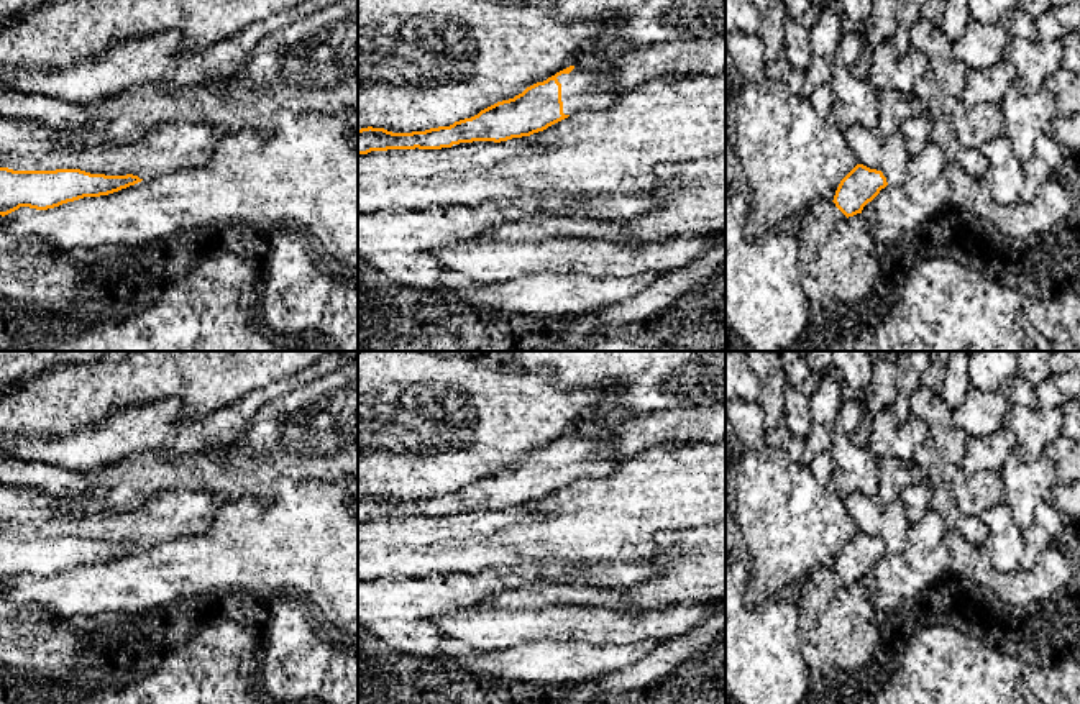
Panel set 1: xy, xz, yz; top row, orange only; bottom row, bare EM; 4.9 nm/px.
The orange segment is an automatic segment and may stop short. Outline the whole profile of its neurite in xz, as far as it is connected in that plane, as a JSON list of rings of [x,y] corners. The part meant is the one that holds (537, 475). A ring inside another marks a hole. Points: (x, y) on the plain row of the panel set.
[[[583,428],[514,466],[497,469],[471,486],[425,499],[392,501],[384,496],[358,497],[358,523],[387,517],[442,517],[473,509],[507,509],[530,504],[579,478],[604,478],[625,461],[616,438],[599,438]]]

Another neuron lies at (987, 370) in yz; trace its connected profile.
[[[972,351],[967,371],[972,387],[995,392],[1018,374],[1018,356],[1014,351]]]

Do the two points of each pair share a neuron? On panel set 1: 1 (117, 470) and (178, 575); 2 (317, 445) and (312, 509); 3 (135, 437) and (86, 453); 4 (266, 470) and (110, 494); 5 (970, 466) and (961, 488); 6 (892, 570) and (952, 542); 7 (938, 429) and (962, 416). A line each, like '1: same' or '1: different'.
1: different
2: different
3: same
4: same
5: different
6: different
7: different

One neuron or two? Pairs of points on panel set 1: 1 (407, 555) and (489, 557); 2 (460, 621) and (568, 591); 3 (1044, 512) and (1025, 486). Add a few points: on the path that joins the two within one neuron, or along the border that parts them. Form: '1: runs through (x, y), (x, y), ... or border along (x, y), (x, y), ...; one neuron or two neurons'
1: runs through (427, 557), (470, 557); one neuron
2: border along (478, 608), (537, 609); two neurons
3: border along (1044, 501), (1034, 511), (1034, 519), (1023, 530); two neurons

